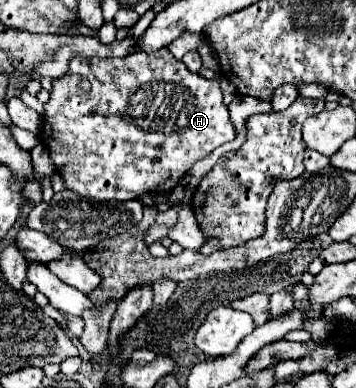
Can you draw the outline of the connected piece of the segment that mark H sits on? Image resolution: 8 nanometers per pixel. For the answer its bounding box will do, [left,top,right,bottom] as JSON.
[41,47,235,201]

